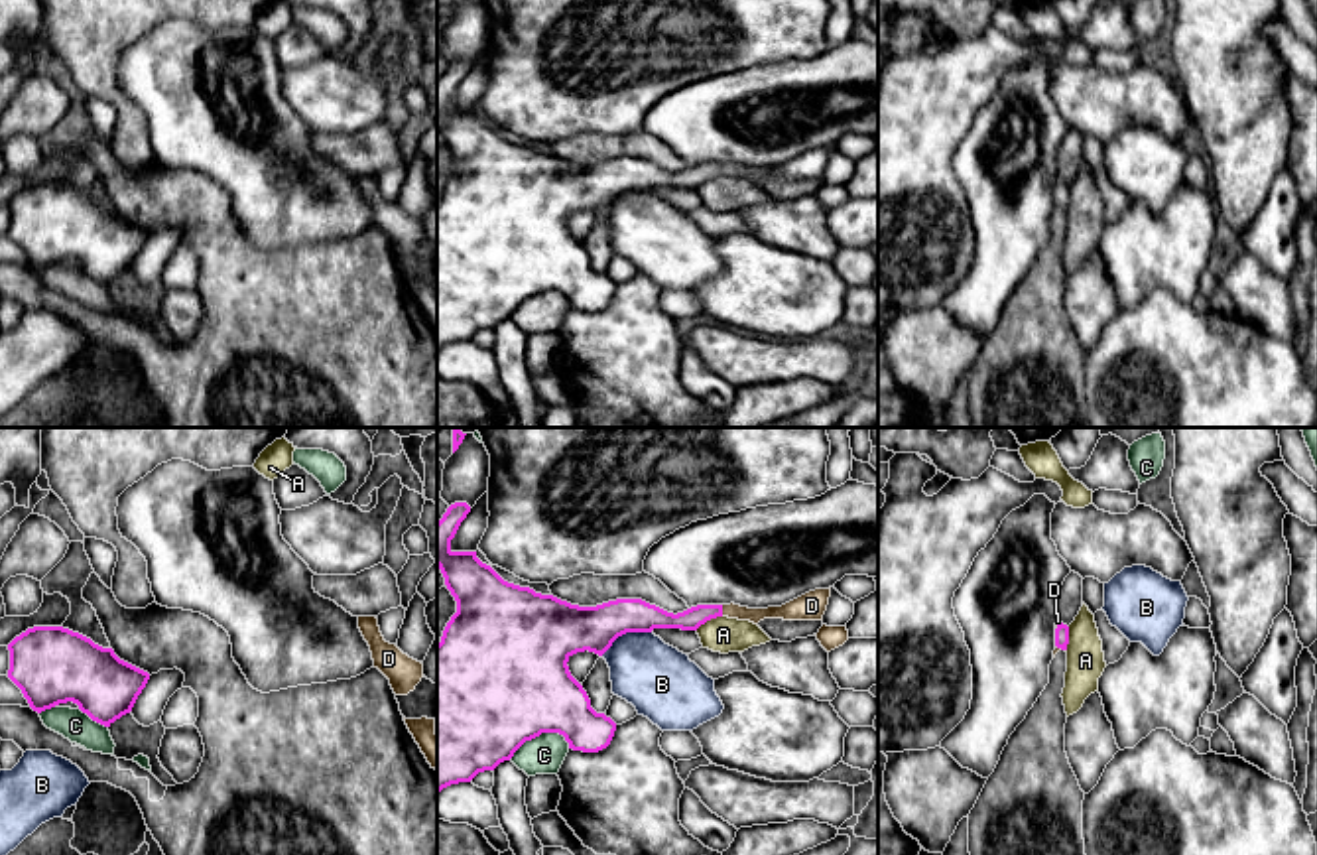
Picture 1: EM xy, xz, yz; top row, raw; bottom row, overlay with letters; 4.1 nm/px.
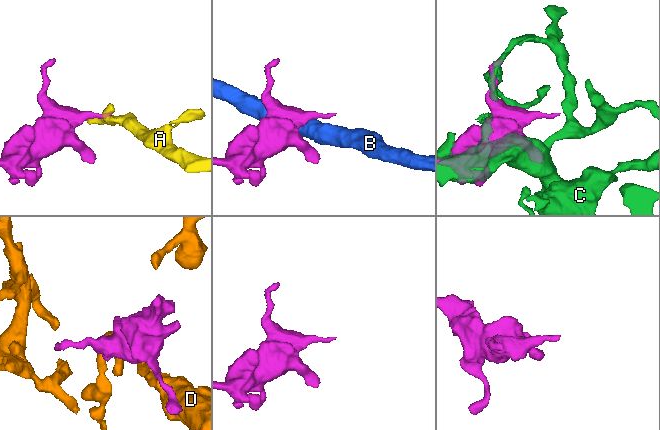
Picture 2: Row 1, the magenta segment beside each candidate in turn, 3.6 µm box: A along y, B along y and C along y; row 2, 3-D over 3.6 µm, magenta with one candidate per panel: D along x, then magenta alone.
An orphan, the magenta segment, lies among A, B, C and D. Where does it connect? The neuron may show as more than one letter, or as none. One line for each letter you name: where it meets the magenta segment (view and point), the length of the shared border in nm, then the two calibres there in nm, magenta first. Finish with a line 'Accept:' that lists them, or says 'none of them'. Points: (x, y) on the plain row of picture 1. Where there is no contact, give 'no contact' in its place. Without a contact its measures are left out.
D: contact xz (721, 170); length 50 nm; calibres 90 and 60 nm
Accept: D

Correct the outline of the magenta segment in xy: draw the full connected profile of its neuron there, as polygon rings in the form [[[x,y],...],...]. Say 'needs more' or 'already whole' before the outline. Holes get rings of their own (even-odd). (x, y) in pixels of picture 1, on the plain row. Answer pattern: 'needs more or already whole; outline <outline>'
already whole; outline [[[33,185],[10,203],[8,236],[37,272],[73,260],[110,286],[130,272],[150,232],[63,185]]]

